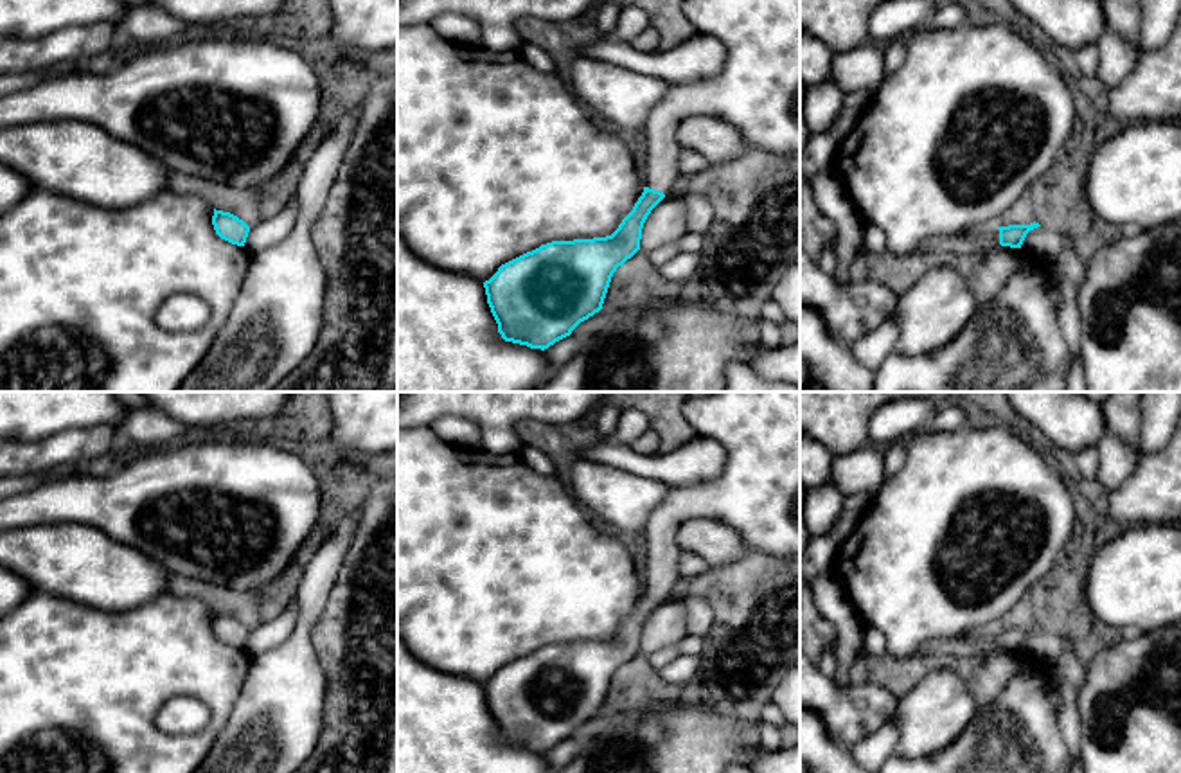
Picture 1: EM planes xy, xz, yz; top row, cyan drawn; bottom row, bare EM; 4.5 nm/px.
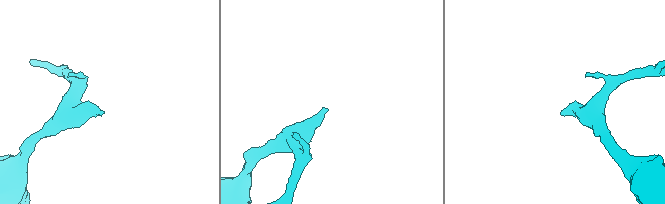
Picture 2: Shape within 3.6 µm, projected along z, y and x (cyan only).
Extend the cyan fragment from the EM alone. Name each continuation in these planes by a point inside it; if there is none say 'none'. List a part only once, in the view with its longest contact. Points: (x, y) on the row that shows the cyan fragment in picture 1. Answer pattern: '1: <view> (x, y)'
1: xz (757, 92)

